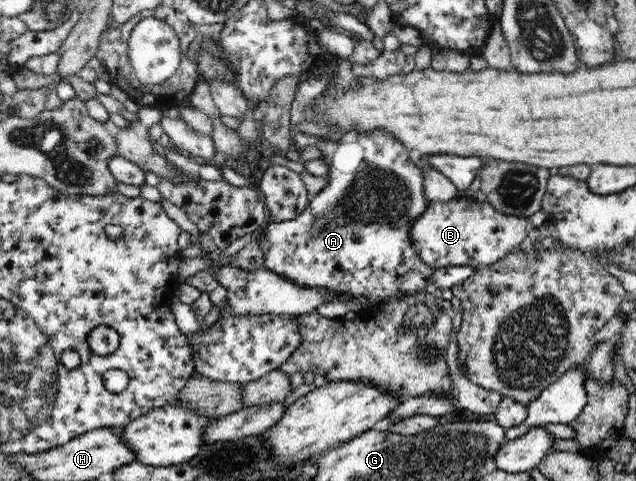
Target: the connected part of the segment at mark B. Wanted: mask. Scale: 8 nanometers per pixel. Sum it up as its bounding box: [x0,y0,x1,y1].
[412,195,529,268]

